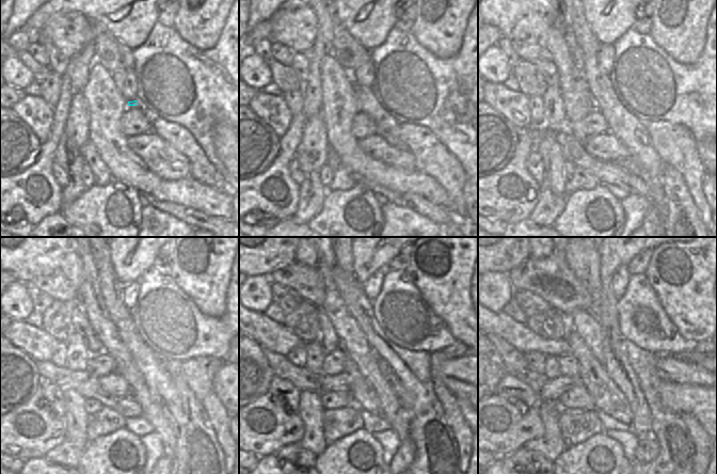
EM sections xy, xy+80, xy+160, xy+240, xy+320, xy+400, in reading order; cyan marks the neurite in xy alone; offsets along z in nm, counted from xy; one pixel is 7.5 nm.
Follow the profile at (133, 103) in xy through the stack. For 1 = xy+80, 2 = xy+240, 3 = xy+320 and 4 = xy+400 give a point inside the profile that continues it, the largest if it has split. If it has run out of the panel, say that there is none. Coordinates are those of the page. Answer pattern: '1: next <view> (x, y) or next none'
1: next xy+80 (385, 126)
2: next xy+240 (161, 388)
3: next xy+320 (344, 258)
4: next none

